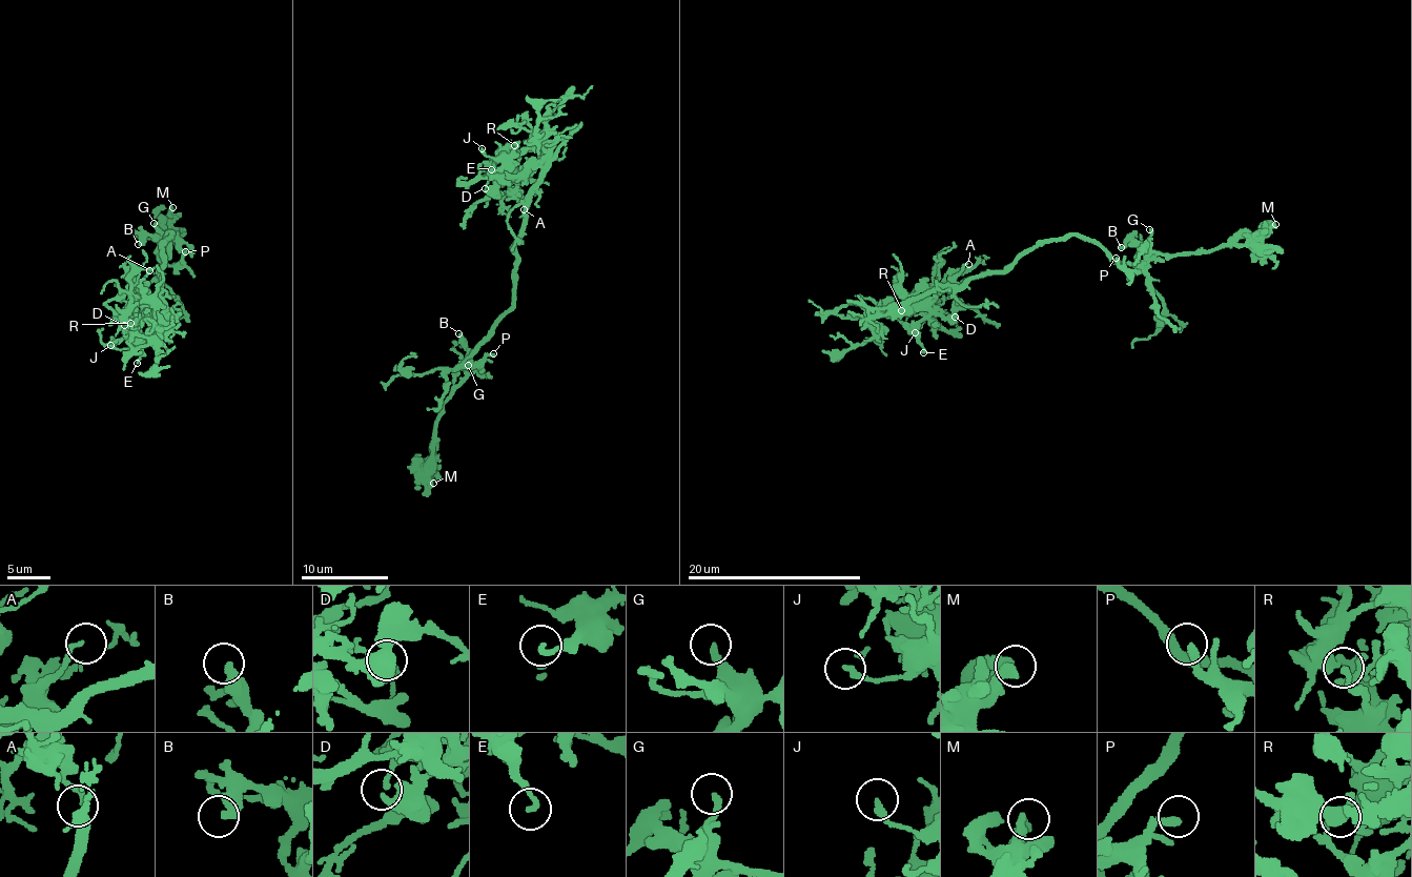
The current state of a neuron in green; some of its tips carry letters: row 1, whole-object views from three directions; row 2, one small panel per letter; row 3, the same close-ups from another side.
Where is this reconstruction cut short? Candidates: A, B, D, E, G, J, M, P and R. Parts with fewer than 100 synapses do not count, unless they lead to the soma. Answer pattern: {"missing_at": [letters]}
{"missing_at": []}

